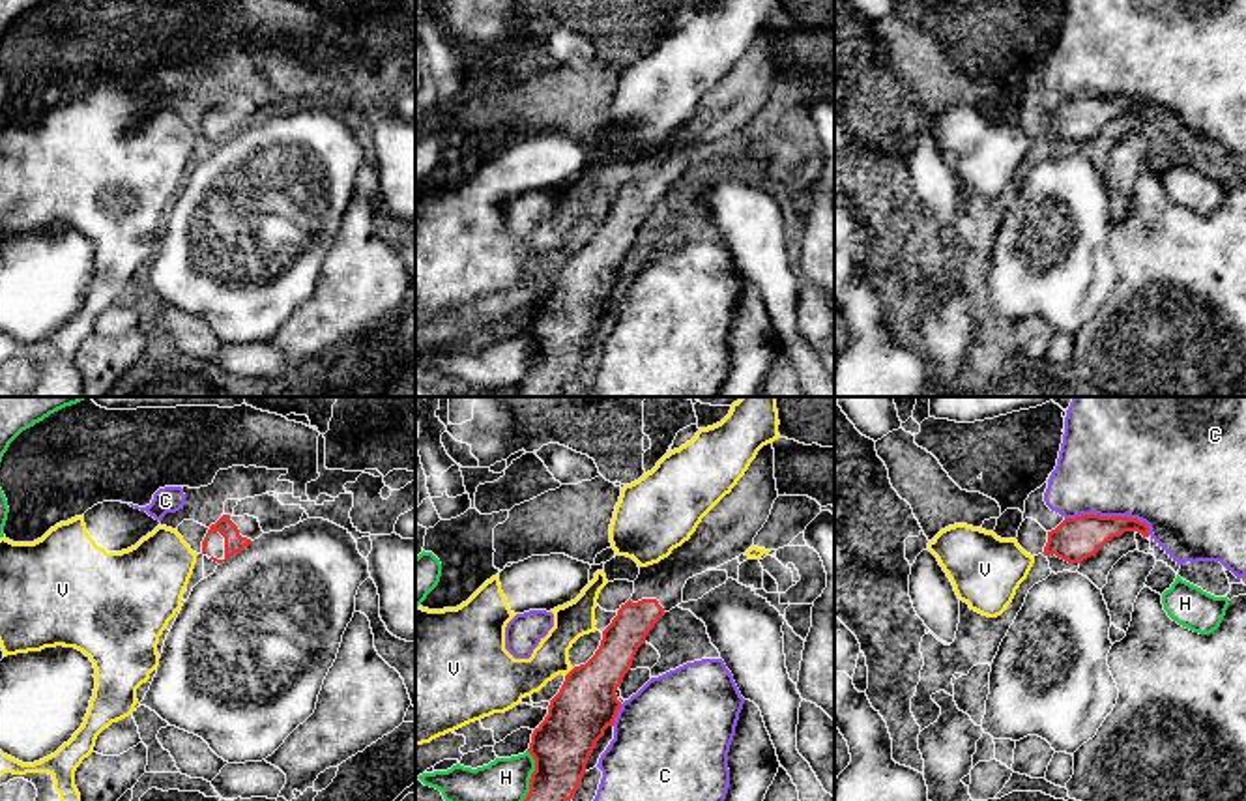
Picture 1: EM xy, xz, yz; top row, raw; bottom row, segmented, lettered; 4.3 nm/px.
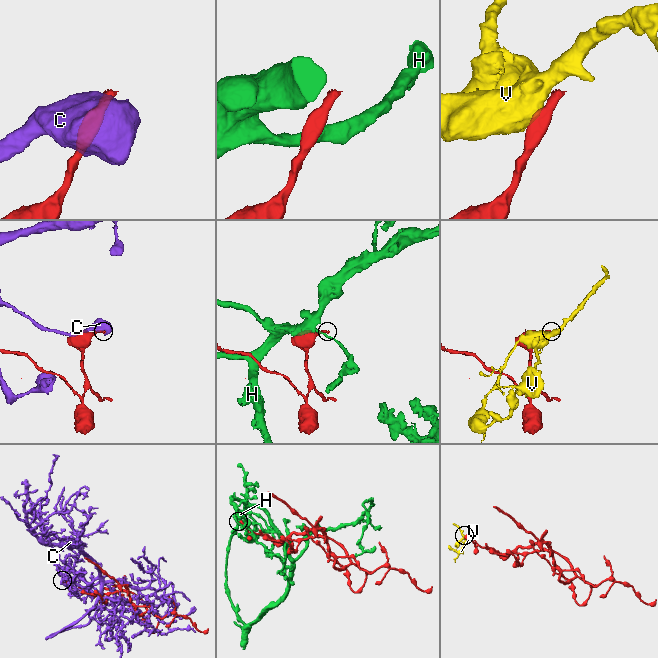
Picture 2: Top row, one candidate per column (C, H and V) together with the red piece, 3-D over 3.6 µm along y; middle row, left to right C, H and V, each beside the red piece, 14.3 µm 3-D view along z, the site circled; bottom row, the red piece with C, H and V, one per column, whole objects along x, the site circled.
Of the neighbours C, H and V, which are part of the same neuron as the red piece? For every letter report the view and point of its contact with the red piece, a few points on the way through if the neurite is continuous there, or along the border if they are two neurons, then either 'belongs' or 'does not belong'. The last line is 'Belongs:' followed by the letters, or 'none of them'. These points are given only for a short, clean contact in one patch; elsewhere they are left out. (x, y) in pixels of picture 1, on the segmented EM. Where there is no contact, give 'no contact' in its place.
C: yz (1110, 517) | does not belong
H: xz (532, 775) | does not belong
V: xz (569, 672) | along xz (573, 669), (565, 676) | does not belong
Belongs: none of them

